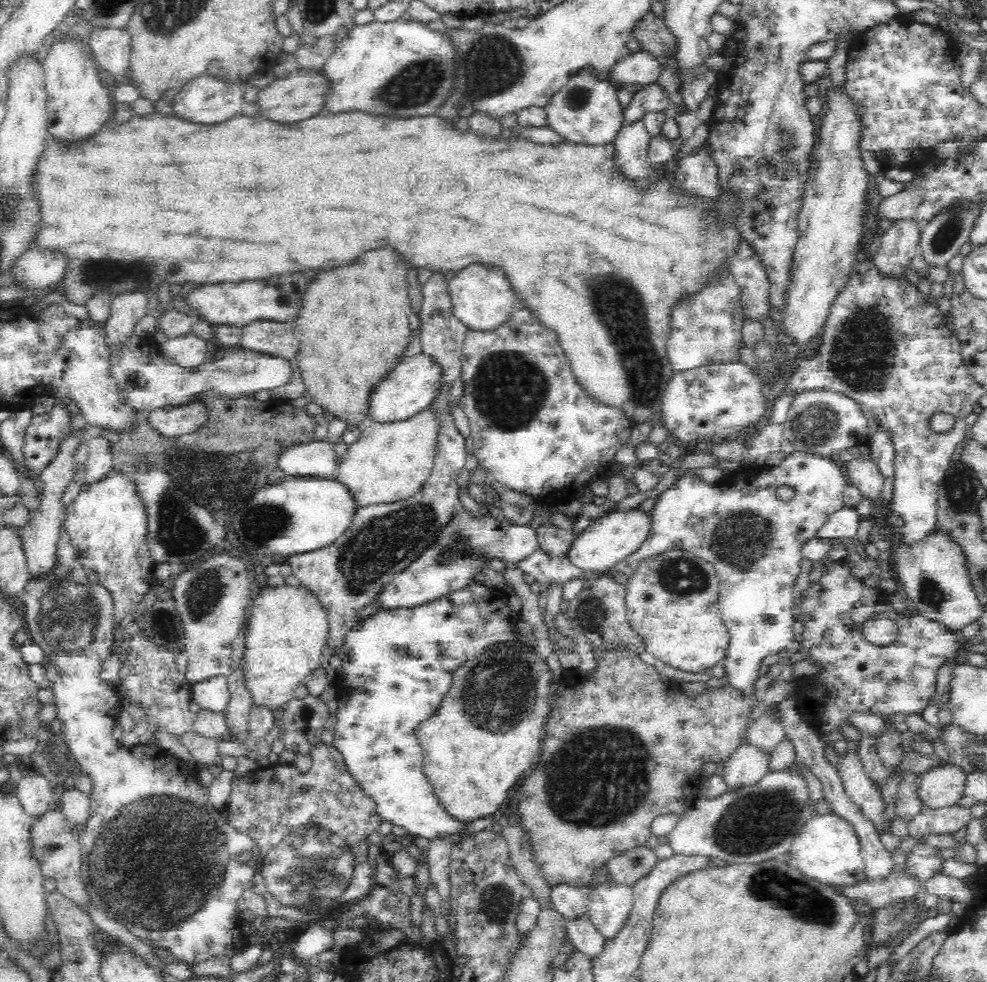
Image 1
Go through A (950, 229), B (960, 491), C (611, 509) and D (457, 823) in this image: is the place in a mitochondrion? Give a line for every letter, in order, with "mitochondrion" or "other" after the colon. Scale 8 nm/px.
A: mitochondrion
B: mitochondrion
C: other
D: other

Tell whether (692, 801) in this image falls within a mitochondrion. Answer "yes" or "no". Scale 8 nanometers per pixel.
no

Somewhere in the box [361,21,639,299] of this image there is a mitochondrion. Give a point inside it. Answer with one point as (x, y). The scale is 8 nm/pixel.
(491, 63)

